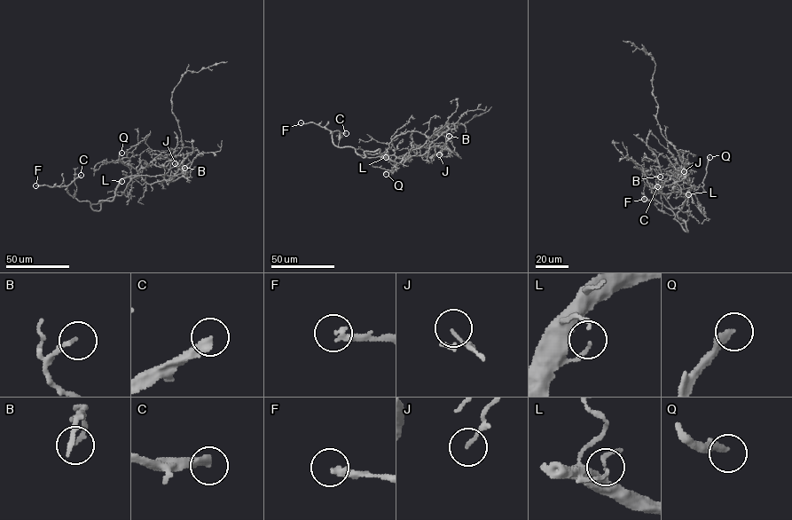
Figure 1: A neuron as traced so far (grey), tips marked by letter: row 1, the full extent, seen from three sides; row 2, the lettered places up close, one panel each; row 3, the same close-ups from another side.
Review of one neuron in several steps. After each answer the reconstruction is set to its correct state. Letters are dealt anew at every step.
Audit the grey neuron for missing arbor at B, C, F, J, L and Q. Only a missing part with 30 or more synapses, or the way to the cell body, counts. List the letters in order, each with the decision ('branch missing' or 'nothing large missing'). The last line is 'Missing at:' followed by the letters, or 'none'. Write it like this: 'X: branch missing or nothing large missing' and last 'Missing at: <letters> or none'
B: nothing large missing
C: branch missing
F: branch missing
J: nothing large missing
L: nothing large missing
Q: branch missing
Missing at: C, F, Q

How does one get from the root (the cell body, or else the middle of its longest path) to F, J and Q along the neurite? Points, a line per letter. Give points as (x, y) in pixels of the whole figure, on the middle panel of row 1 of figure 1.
F: (433, 142), (407, 131), (392, 139), (385, 153), (367, 157), (337, 147), (324, 127), (301, 122)
J: (433, 142), (435, 147), (443, 147), (439, 154)
Q: (433, 142), (438, 146), (421, 155), (410, 155), (386, 174)

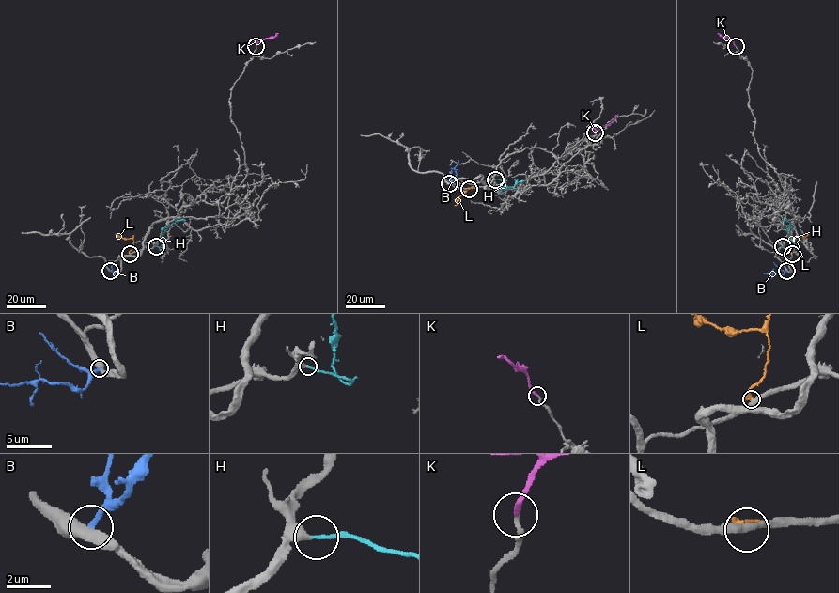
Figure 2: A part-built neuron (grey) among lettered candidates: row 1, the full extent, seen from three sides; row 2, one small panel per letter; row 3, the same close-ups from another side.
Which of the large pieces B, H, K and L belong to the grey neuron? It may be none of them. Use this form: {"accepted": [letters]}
{"accepted": ["H", "K"]}

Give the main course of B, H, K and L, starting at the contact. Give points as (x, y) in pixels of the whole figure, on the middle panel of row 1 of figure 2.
B: (449, 183), (457, 174), (455, 166), (458, 161)
H: (495, 179), (505, 181), (501, 191), (501, 184), (513, 188), (524, 180)
K: (595, 132), (617, 115)
L: (469, 189), (462, 193), (455, 205)

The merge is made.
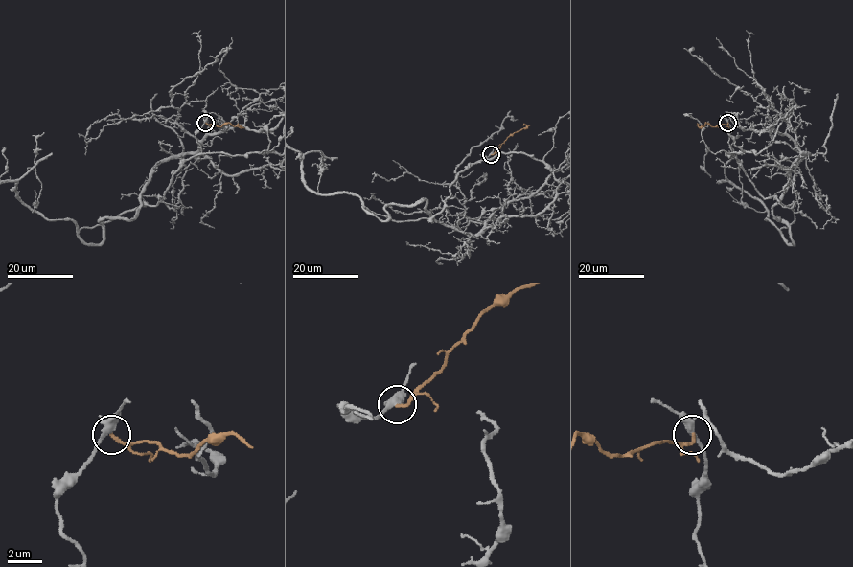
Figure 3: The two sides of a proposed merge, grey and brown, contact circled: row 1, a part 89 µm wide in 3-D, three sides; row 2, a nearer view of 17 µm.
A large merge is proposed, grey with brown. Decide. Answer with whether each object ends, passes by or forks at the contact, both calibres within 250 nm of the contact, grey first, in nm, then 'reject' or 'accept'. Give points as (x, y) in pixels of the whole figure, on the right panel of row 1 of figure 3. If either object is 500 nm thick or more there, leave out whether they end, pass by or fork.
grey forks there; brown ends there; 320 nm thick on the grey side, 170 nm on the other; reject

